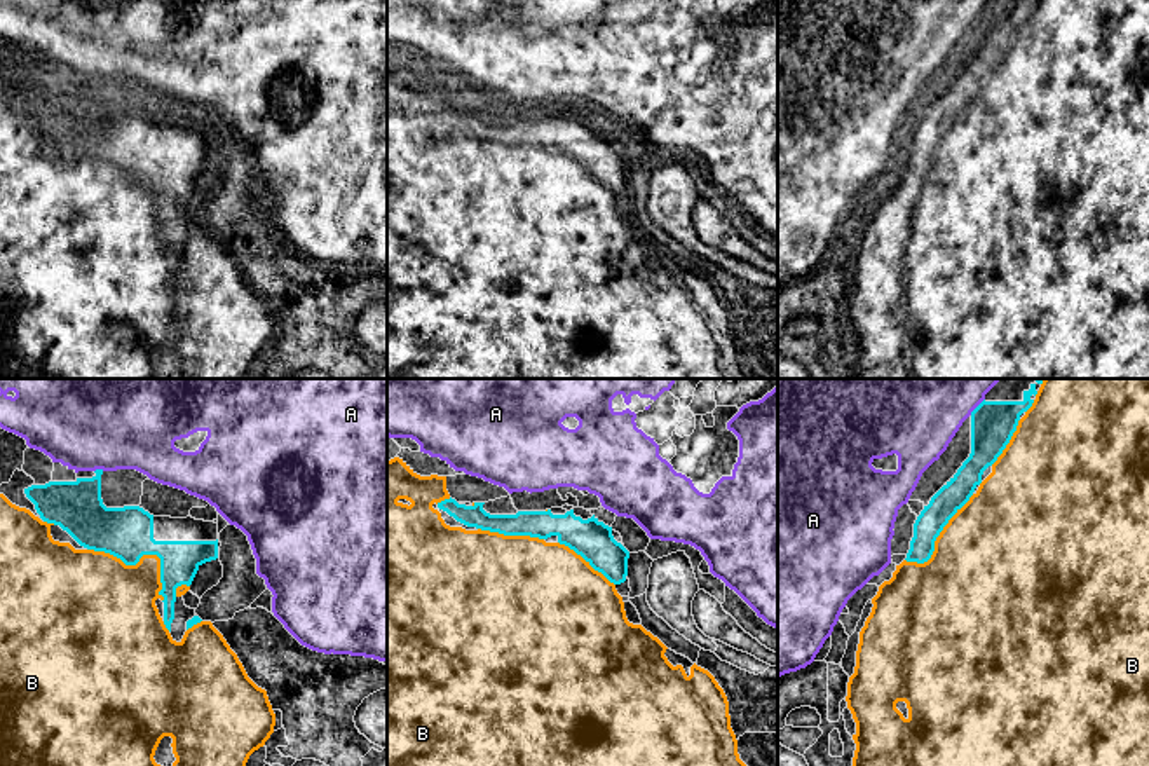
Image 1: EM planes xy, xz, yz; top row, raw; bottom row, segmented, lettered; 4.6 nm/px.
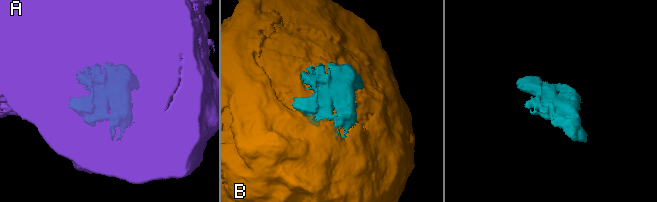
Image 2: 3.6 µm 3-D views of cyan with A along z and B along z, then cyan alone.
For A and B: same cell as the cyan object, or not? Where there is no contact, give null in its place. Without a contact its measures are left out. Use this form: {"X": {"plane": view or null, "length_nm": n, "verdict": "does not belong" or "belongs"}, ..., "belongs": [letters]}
{"A": {"plane": "xy", "length_nm": 50, "verdict": "does not belong"}, "B": {"plane": "xy", "length_nm": 420, "verdict": "belongs"}, "belongs": ["B"]}

